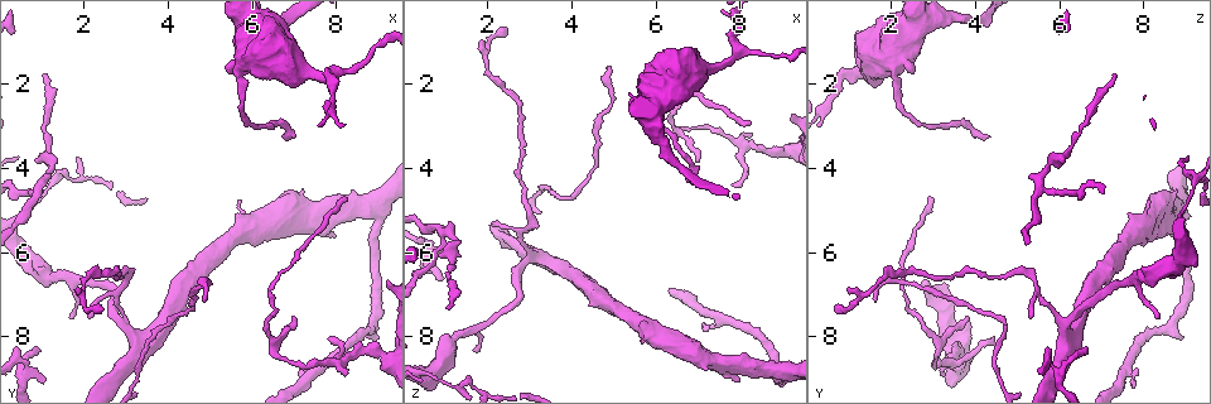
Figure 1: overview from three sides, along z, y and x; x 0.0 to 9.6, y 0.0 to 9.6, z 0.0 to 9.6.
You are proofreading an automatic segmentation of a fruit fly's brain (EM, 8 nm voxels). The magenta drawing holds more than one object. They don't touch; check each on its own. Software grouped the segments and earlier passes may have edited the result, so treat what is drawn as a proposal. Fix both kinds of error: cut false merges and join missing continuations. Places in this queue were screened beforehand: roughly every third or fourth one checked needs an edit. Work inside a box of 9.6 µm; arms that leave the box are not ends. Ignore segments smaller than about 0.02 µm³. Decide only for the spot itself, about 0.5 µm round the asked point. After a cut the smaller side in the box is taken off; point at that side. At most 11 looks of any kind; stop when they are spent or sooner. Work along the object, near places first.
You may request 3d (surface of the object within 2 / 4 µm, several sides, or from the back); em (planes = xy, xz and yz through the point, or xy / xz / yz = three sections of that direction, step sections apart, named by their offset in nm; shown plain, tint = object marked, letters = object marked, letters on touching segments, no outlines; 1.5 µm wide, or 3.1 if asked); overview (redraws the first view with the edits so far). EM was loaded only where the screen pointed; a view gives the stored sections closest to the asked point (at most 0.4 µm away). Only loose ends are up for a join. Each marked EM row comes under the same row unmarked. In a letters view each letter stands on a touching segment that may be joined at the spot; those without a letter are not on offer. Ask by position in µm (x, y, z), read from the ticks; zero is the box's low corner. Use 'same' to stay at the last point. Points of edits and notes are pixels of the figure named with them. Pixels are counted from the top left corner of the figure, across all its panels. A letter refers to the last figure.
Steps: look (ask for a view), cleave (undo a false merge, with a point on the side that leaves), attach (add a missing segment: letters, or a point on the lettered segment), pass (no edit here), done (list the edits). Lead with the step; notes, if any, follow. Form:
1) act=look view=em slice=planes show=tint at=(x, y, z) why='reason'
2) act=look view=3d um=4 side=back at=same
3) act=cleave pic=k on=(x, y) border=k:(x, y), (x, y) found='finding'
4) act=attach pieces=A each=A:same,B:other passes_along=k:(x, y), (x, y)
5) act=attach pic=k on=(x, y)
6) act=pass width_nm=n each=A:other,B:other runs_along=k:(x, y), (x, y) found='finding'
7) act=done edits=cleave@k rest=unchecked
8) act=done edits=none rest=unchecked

act=look view=em slice=xz step=4 show=letters at=(6.95, 7.55, 3.75) why='an open end'

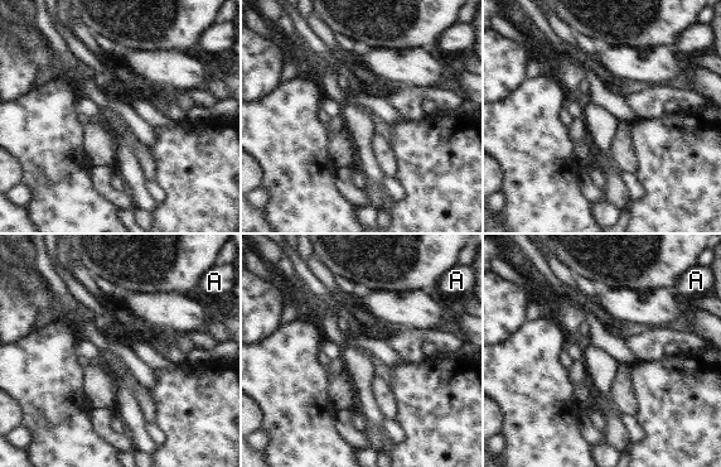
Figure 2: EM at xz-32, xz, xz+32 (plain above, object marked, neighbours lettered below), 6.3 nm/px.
act=look view=em slice=planes show=letters at=same

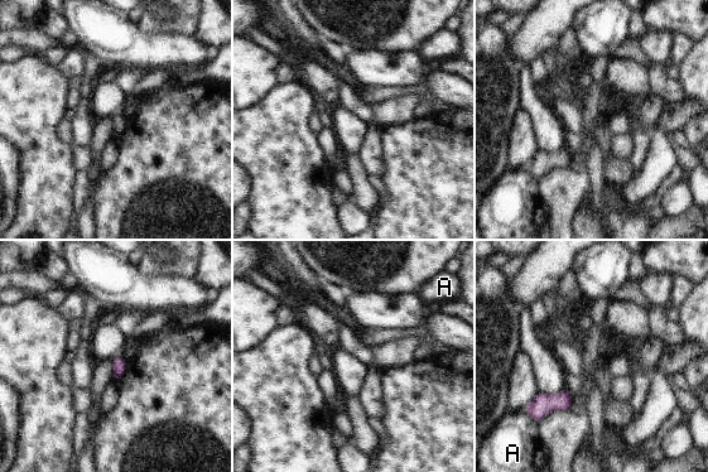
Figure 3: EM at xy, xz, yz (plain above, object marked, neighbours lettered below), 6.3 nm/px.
act=pass each=A:other border=3:(526, 412), (539, 424) found='none of them fits'

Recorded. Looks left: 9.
act=look view=em slice=yz step=4 show=letters at=(4.90, 6.70, 2.45) why='a narrow waist'

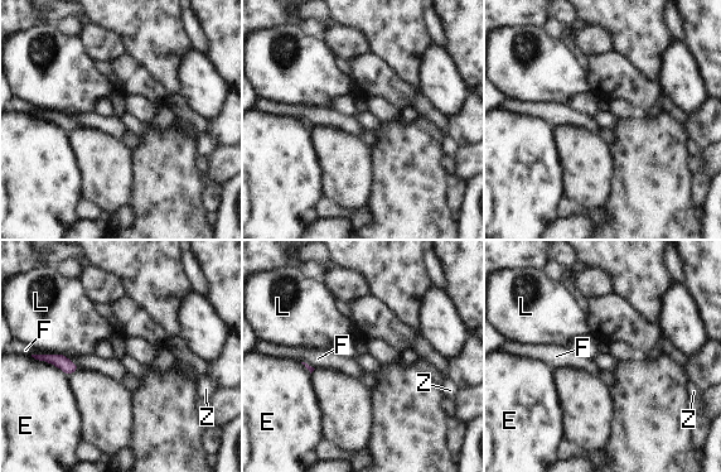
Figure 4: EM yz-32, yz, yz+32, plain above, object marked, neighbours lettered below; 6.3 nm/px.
act=pass width_nm=20 each=E:other,F:other,L:other,Z:other border=4:(57, 352), (64, 356) found='one neuron here'

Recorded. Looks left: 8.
act=look view=3d um=2 at=(2.45, 7.40, 0.70) why='branch stops here'

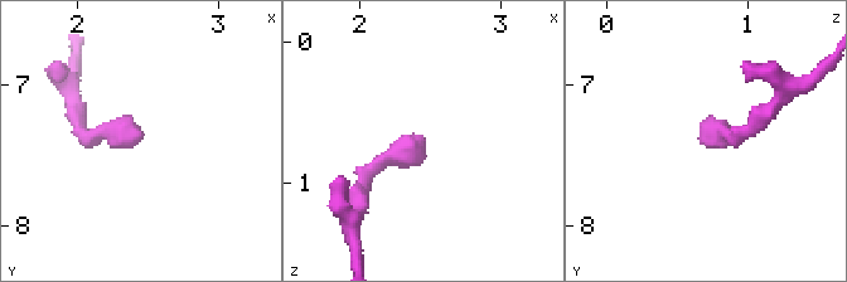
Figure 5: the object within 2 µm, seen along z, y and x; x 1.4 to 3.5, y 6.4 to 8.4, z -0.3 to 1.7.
act=look view=em slice=planes show=letters at=(2.44, 7.42, 0.72)

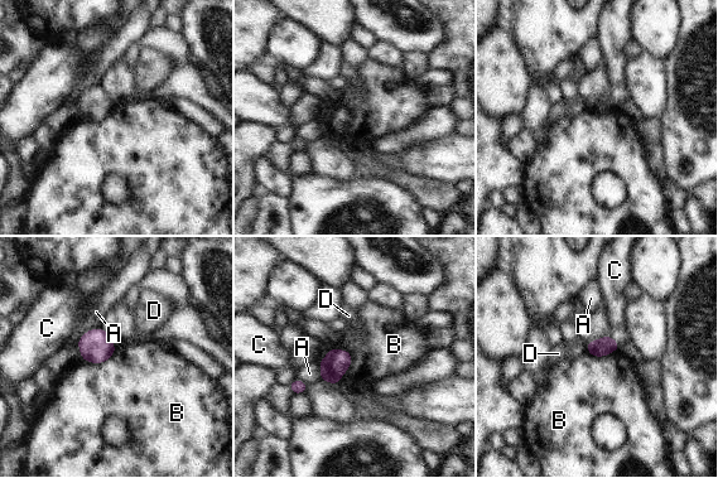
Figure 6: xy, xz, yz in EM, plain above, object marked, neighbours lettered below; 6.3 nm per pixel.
act=pass width_nm=120 longest_contact=B:220nm each=A:other,B:other,C:other,D:other found='none of them fits'

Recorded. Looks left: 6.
act=look view=em slice=xy step=8 show=letters at=(8.30, 4.70, 2.85) why='long arm stops here'

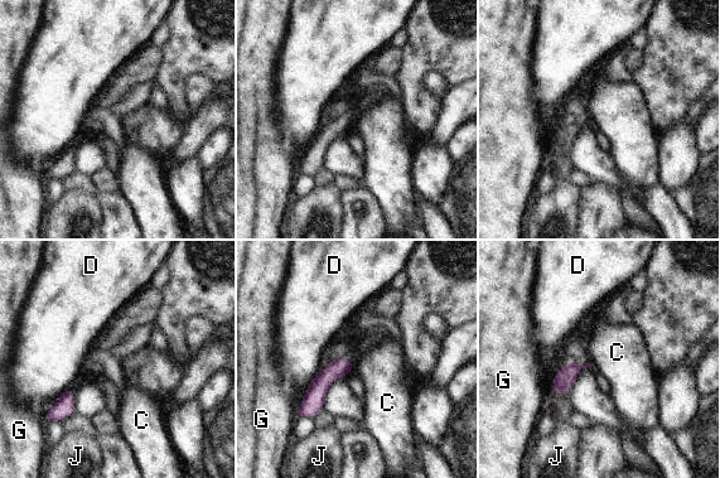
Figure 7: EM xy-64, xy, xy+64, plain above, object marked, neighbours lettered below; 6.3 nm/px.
act=look view=em slice=xz step=4 show=letters at=same

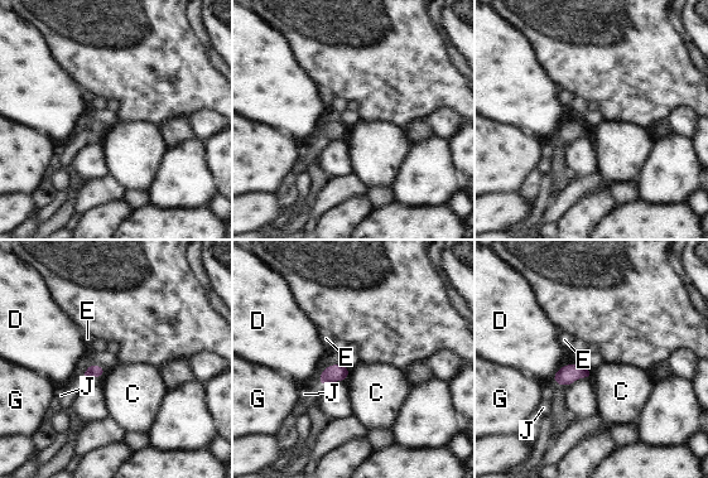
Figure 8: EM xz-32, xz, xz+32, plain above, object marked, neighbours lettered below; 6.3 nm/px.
act=pass longest_contact=C:90nm each=C:other,D:other,E:other,G:other,J:other border=8:(350, 368), (345, 380) found='none of them fits'

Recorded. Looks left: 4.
act=done edits=none rest=unchecked

